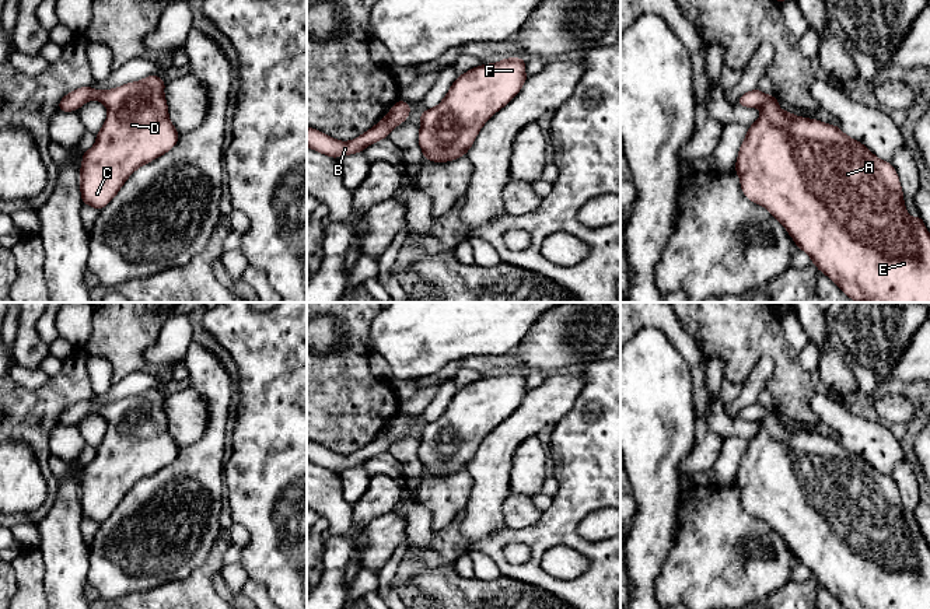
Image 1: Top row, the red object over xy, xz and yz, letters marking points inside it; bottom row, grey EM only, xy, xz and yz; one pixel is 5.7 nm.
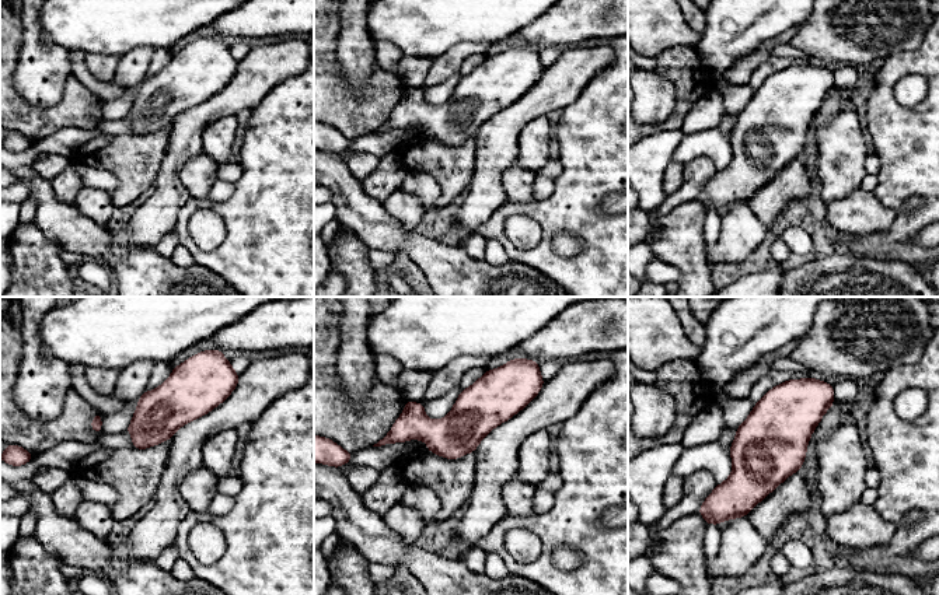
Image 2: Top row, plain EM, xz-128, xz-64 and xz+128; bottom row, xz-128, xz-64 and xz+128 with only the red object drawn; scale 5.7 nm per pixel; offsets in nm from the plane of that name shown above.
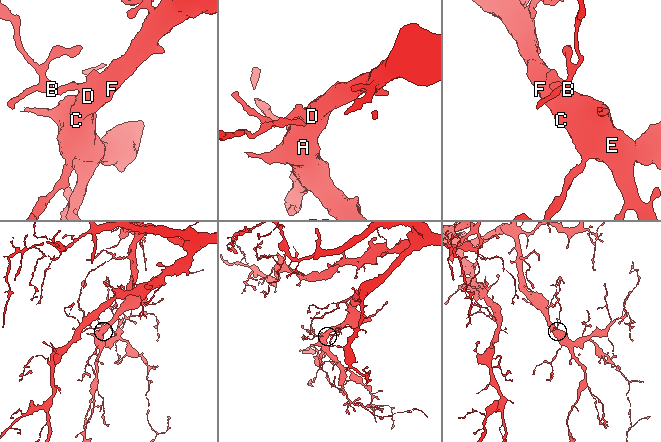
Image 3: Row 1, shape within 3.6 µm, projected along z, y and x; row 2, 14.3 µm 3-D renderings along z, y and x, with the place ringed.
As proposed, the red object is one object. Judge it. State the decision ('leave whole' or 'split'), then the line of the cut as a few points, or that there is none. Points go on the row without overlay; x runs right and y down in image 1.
leave whole; no cut

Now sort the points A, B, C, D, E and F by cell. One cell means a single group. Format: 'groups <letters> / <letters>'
groups A B C D E F

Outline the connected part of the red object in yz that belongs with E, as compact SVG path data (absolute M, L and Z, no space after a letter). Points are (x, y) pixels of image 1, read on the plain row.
M758 402L742 407L738 419L762 423L758 434L748 441L734 480L741 504L783 538L819 585L846 609L930 609L930 547L920 529L908 529L899 490L891 476L875 470L839 440L784 426L775 409Z

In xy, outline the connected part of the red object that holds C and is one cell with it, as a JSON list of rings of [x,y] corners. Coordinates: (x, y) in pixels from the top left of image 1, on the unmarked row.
[[[150,388],[106,405],[80,400],[60,413],[57,424],[64,426],[91,413],[108,421],[95,458],[83,468],[83,518],[102,524],[136,483],[174,462],[179,447],[169,434],[164,400],[165,393]]]

